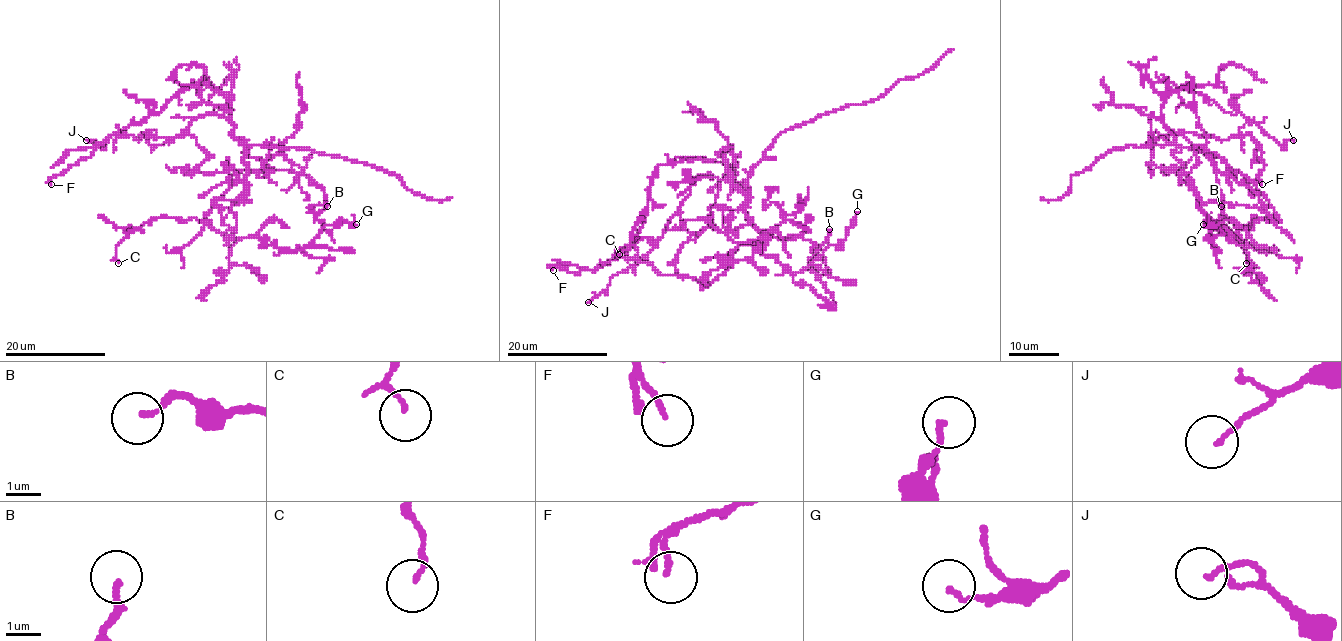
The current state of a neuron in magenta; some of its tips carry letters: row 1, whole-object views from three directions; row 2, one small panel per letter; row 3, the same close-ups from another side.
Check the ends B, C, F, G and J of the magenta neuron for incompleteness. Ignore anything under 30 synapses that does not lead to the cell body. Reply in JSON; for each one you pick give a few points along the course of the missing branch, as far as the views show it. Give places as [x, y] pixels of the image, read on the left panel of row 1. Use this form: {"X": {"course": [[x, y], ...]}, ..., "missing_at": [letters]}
{"missing_at": []}

